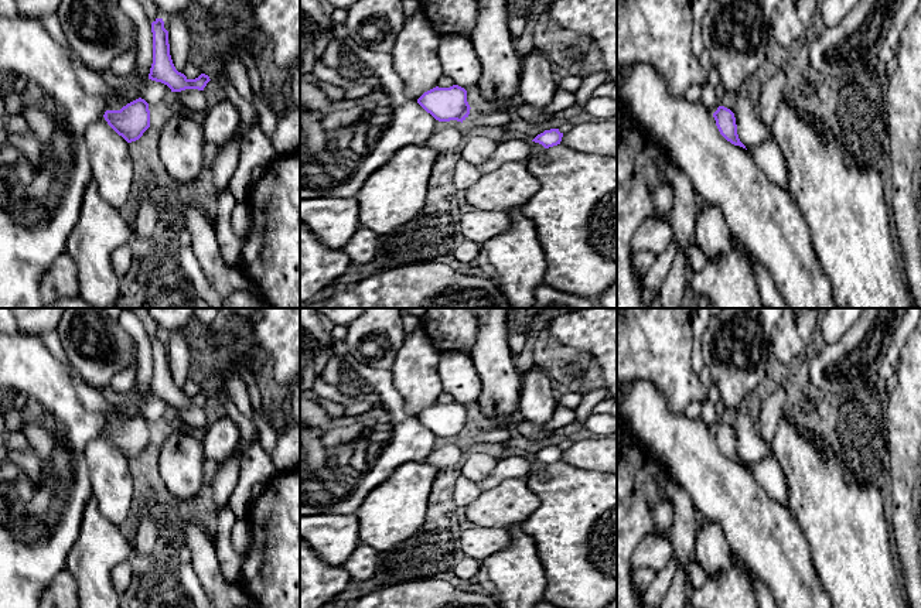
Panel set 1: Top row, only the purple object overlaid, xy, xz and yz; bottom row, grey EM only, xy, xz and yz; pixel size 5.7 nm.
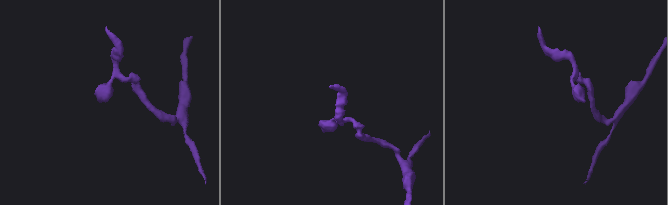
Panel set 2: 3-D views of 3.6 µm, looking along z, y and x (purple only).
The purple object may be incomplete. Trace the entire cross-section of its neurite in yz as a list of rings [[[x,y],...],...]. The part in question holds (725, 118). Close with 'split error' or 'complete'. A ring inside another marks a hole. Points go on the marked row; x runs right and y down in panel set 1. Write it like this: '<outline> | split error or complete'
[[[719,106],[717,110],[713,113],[713,117],[716,120],[716,126],[720,131],[720,134],[727,141],[730,141],[734,146],[740,146],[740,147],[746,148],[746,146],[738,139],[736,117],[730,109],[727,109],[724,106]]] | complete

